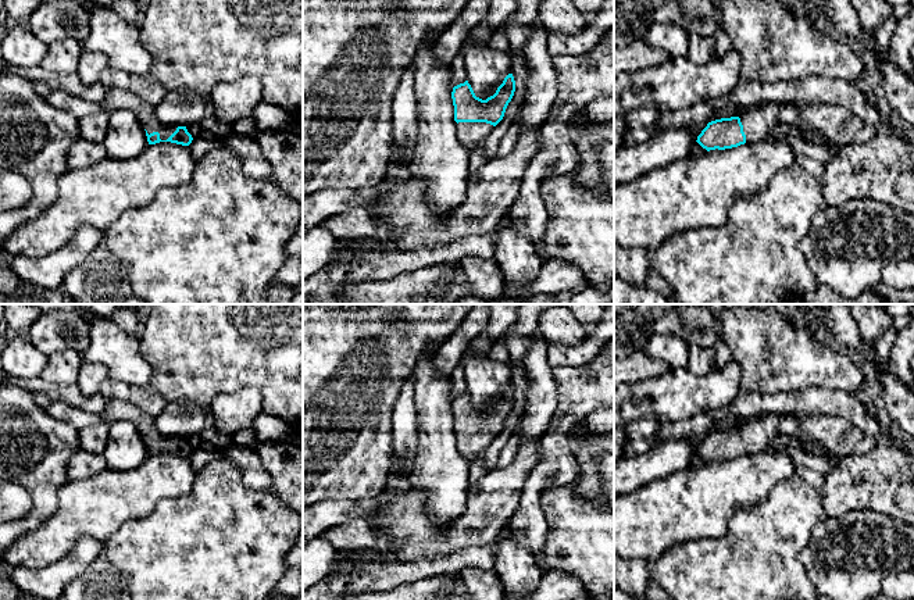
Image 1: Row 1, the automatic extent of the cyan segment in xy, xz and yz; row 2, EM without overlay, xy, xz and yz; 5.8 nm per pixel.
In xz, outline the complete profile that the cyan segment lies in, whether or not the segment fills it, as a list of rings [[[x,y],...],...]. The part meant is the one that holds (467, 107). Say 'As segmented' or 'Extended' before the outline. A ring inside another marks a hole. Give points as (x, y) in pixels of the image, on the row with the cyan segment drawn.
Extended. [[[508,74],[496,93],[486,100],[475,96],[468,81],[453,88],[454,121],[457,138],[467,149],[474,149],[503,119],[515,92],[515,81]]]

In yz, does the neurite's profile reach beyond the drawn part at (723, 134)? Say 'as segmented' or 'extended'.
extended

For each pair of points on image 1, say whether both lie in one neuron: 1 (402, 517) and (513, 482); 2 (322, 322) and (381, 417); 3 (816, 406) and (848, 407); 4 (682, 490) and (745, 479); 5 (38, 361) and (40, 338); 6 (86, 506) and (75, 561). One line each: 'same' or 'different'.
1: same
2: same
3: same
4: same
5: different
6: different

